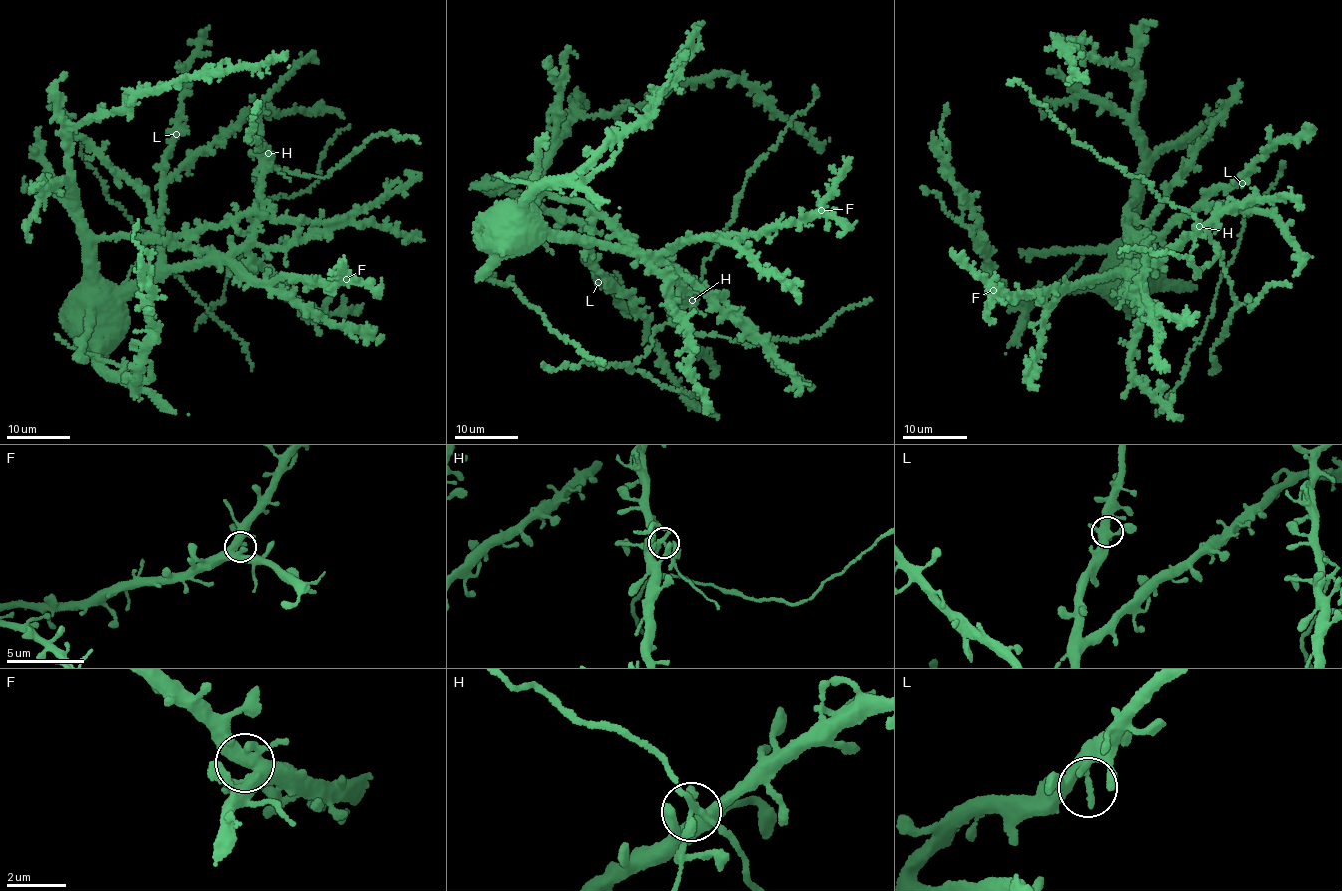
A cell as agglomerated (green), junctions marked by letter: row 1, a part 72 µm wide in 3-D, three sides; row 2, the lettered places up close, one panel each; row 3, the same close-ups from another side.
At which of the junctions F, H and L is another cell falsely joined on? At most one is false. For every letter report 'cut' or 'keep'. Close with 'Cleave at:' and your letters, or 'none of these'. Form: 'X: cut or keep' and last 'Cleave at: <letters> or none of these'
F: keep
H: cut
L: keep
Cleave at: H

